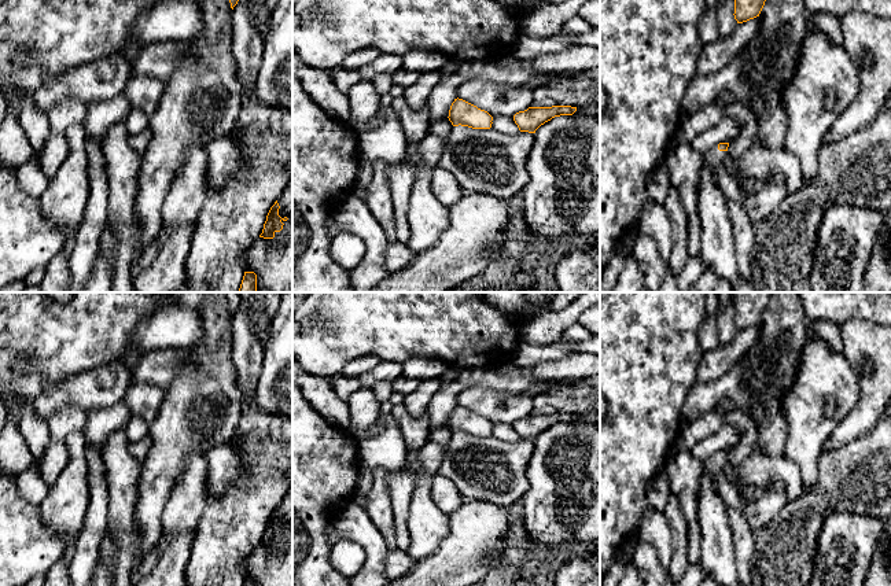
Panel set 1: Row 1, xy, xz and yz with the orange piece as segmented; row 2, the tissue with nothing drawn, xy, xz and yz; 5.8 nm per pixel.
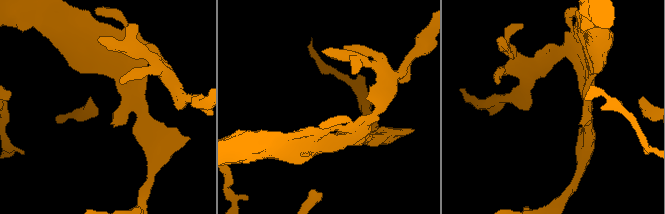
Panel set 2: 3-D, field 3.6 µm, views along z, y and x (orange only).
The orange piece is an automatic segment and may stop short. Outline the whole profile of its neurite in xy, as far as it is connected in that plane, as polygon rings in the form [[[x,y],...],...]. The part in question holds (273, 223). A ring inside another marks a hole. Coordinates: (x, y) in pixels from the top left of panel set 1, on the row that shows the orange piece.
[[[276,200],[266,215],[266,221],[264,224],[264,229],[262,229],[262,233],[259,235],[259,237],[273,239],[275,233],[280,232],[283,229],[283,225],[284,225],[283,222],[287,221],[288,218],[287,217],[281,218],[279,215],[279,209],[280,209],[280,206]]]

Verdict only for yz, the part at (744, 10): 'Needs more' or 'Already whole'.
Already whole

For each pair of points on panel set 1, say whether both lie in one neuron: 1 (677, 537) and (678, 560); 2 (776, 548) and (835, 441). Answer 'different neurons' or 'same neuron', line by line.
1: same neuron
2: different neurons

